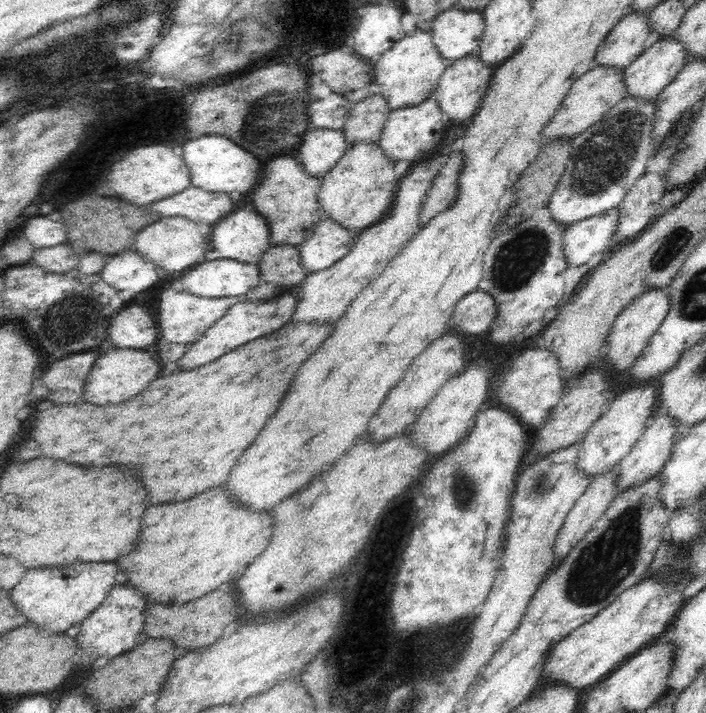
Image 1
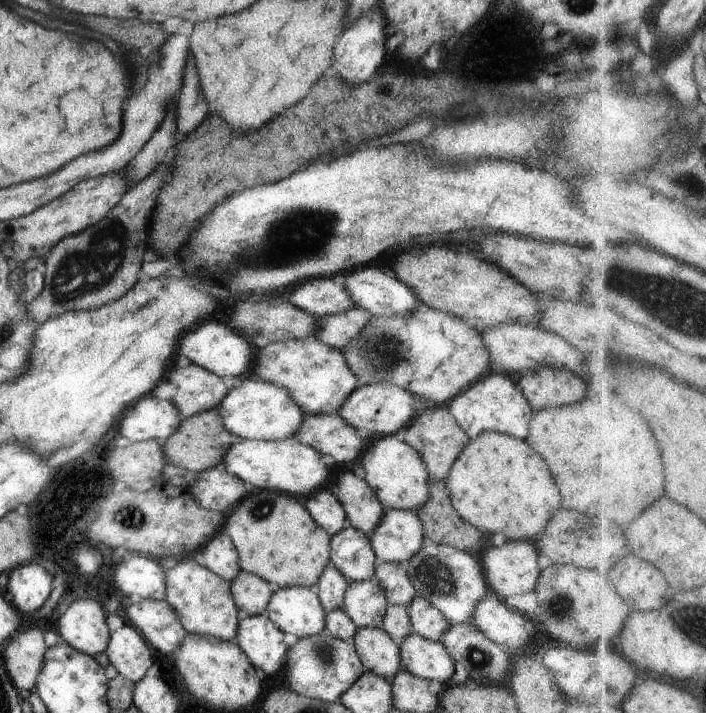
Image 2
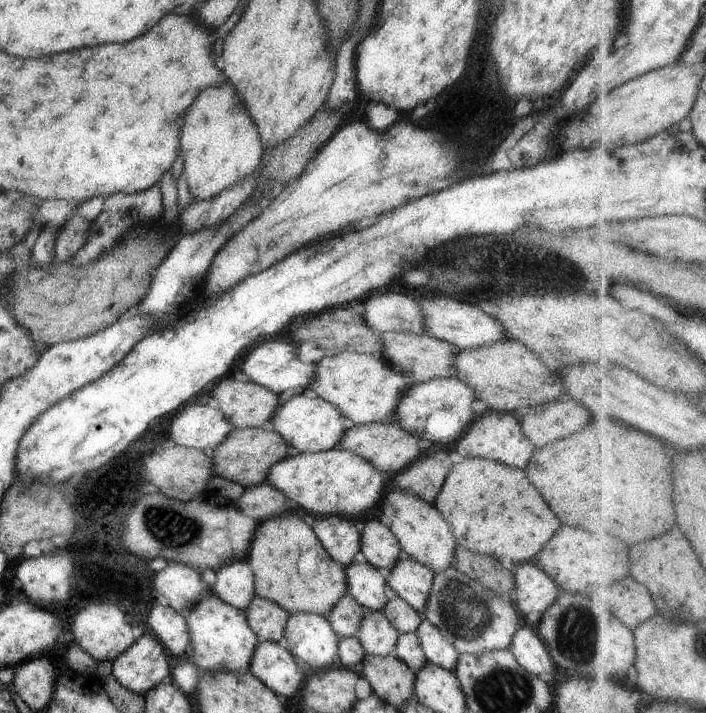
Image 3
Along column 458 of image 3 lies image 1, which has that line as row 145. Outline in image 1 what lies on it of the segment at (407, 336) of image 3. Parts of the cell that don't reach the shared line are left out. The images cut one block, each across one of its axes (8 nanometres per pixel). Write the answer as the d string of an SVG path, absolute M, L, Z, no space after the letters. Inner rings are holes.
M380 93L370 94L364 100L354 103L348 120L341 128L348 148L364 141L378 141L390 112L388 101Z

